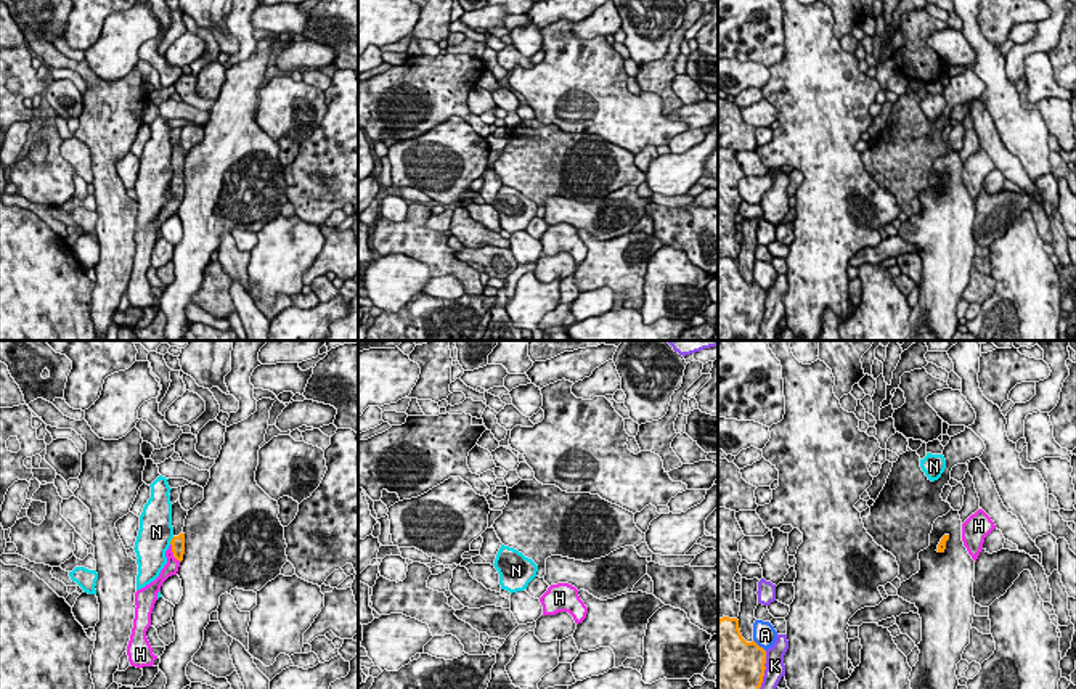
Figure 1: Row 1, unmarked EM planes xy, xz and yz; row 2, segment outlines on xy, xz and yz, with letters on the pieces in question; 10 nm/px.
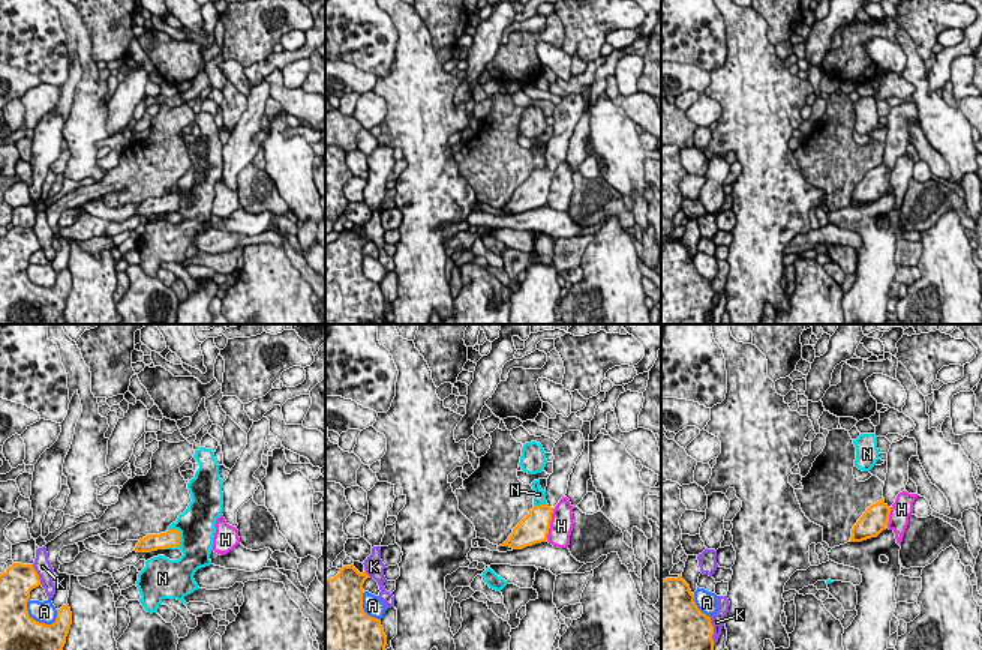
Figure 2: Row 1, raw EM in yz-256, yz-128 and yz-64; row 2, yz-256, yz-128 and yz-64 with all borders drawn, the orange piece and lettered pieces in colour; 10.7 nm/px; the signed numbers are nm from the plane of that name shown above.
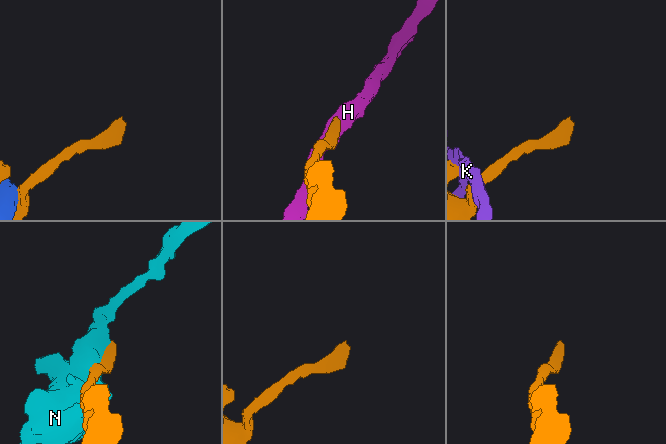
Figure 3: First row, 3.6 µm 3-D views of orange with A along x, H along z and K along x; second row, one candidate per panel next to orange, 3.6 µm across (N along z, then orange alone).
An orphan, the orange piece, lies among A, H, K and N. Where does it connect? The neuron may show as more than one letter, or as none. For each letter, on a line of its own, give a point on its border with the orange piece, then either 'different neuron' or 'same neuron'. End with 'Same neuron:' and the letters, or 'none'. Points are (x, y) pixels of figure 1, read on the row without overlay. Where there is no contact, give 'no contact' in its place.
A: meets orange in yz at (758, 286); different neuron
H: meets orange in xy at (172, 191); different neuron
K: meets orange in yz at (763, 315); different neuron
N: meets orange in xy at (172, 180); different neuron
Same neuron: none

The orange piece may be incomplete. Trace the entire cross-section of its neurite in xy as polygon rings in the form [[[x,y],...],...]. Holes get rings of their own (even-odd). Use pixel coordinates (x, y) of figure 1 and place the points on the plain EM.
[[[180,141],[172,145],[172,167],[173,167],[173,178],[170,181],[172,185],[172,193],[177,201],[183,201],[185,194],[185,159],[188,156],[188,151],[185,151],[180,145]]]

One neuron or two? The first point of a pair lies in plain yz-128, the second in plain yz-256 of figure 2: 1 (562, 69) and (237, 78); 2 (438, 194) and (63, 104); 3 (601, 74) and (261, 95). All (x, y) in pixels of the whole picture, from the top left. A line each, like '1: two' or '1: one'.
1: one
2: two
3: one

